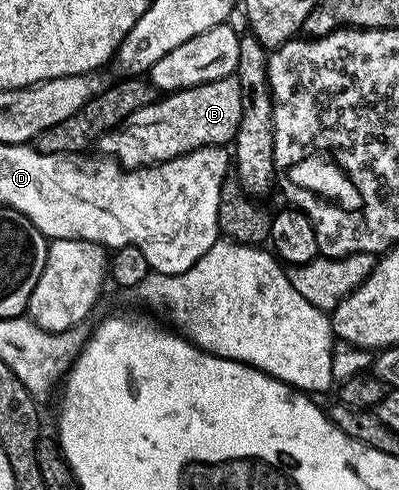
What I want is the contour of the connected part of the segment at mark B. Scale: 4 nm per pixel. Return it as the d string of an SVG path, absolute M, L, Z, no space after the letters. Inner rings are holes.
M237 77L221 78L205 82L199 86L190 86L187 90L176 90L159 97L152 104L140 108L140 112L132 112L116 128L101 134L96 146L105 157L114 159L119 166L128 170L138 170L142 166L152 166L155 162L167 162L173 158L184 156L193 150L205 146L225 147L233 143L236 132L240 128L240 84Z

